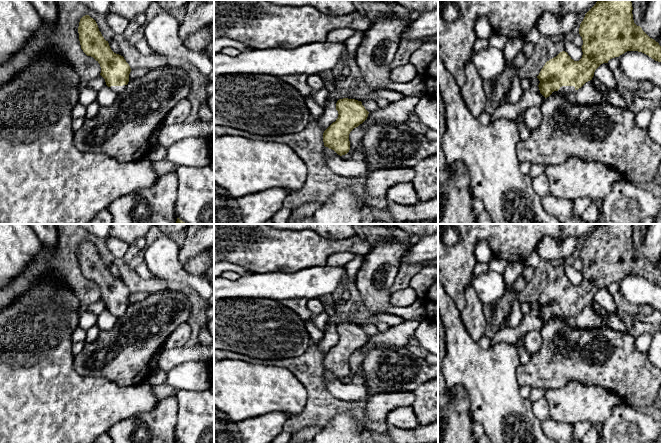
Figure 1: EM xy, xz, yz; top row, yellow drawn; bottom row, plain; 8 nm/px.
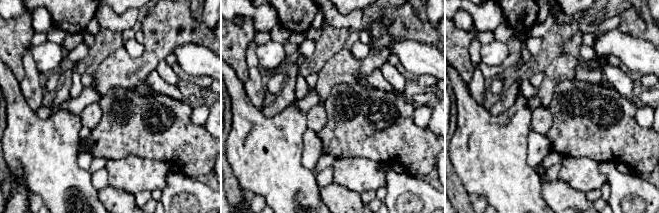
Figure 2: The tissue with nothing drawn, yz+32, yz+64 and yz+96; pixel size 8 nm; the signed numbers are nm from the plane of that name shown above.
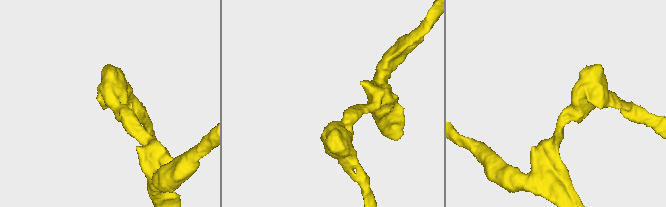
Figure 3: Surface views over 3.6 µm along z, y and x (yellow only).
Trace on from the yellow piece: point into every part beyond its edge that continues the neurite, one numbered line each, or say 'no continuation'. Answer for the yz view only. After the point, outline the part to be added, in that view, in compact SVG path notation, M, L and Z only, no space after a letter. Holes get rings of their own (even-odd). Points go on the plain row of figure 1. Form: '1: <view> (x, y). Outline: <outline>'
1: yz (565, 313). Outline: M562 310L558 315L567 317L567 316L575 316L576 314L574 310Z

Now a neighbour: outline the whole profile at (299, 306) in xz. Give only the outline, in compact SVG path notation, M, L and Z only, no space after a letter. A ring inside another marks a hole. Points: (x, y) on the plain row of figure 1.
M288 299L280 300L280 303L294 311L304 322L314 318L314 315L309 311L306 299Z

